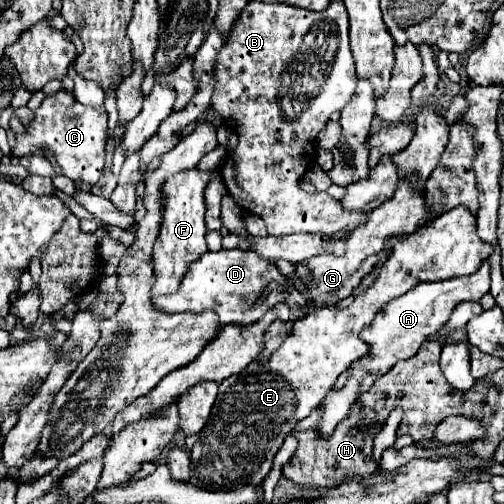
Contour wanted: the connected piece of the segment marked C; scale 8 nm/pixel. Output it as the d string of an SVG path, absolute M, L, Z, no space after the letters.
M59 90L53 96L45 96L43 104L37 108L35 118L27 126L25 134L15 136L17 144L11 150L13 156L29 156L33 152L43 152L43 144L55 154L61 172L71 180L81 180L93 186L101 178L105 164L105 132L107 132L107 112L105 108L89 108L75 100L73 92Z

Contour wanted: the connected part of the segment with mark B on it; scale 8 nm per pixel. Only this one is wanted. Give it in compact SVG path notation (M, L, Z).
M249 2L217 56L211 106L221 114L223 124L239 134L239 144L228 154L220 170L221 176L235 204L245 212L263 218L269 236L285 236L293 232L351 232L367 222L365 212L345 210L339 200L325 192L307 194L299 184L305 166L309 166L315 156L315 136L325 128L333 112L345 108L357 86L347 30L349 18L343 2L331 2L325 12L315 16L309 16L307 10L293 10L285 4Z

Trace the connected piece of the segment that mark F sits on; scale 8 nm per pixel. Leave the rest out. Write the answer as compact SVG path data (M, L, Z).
M189 170L185 174L177 174L165 180L163 184L163 224L161 224L161 238L157 238L157 246L153 248L153 262L155 262L155 274L157 282L151 290L153 296L161 294L173 294L177 292L181 278L185 276L191 262L201 258L201 254L207 252L205 244L205 200L203 190L209 184L213 172L197 172Z

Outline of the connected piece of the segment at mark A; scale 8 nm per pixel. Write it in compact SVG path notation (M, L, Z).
M483 262L481 268L471 276L449 278L449 280L439 280L439 282L423 282L423 284L417 284L415 288L411 288L407 294L387 302L387 306L383 306L375 314L373 322L369 326L365 326L365 330L361 330L361 334L359 334L359 338L369 346L367 356L363 356L351 364L351 368L349 368L351 374L349 374L347 382L343 384L343 388L327 392L327 396L319 404L319 408L323 412L321 420L313 426L313 430L319 436L327 438L335 430L335 426L349 414L351 404L357 400L357 396L367 392L373 386L373 382L379 376L387 374L397 362L415 356L419 346L447 324L457 302L479 302L479 298L487 292L489 292L489 264Z

